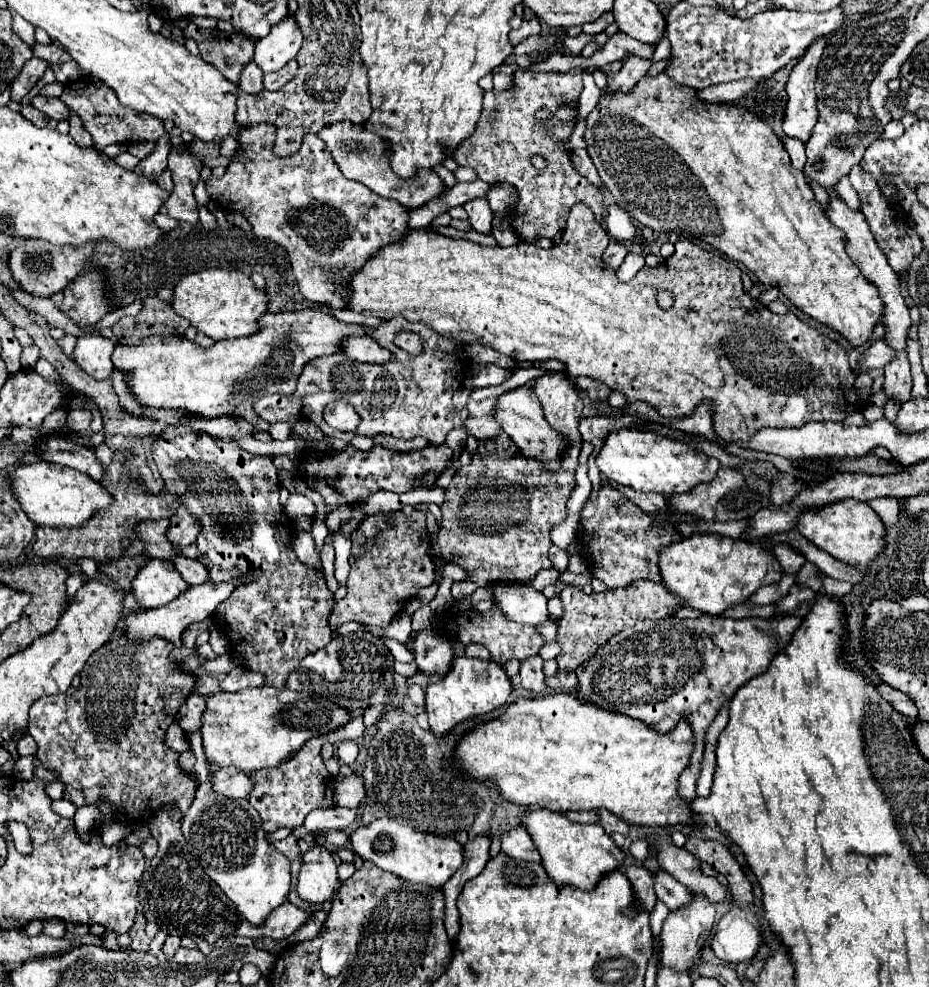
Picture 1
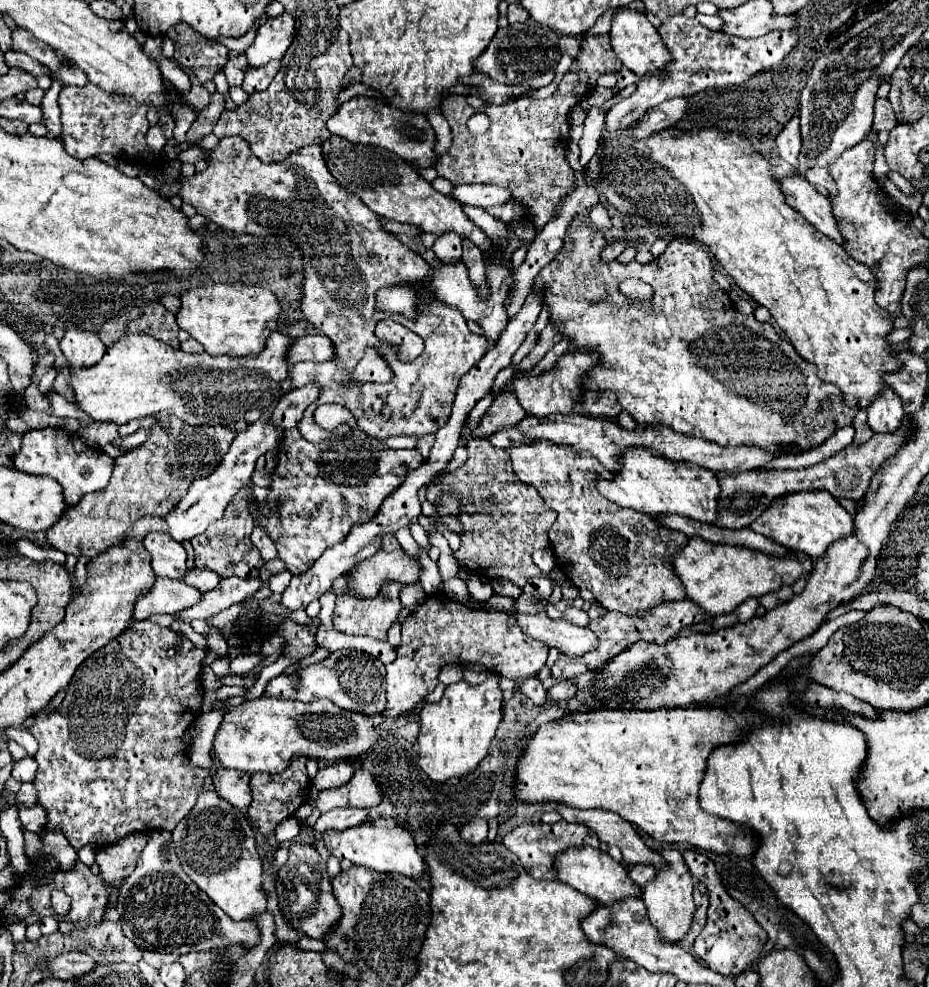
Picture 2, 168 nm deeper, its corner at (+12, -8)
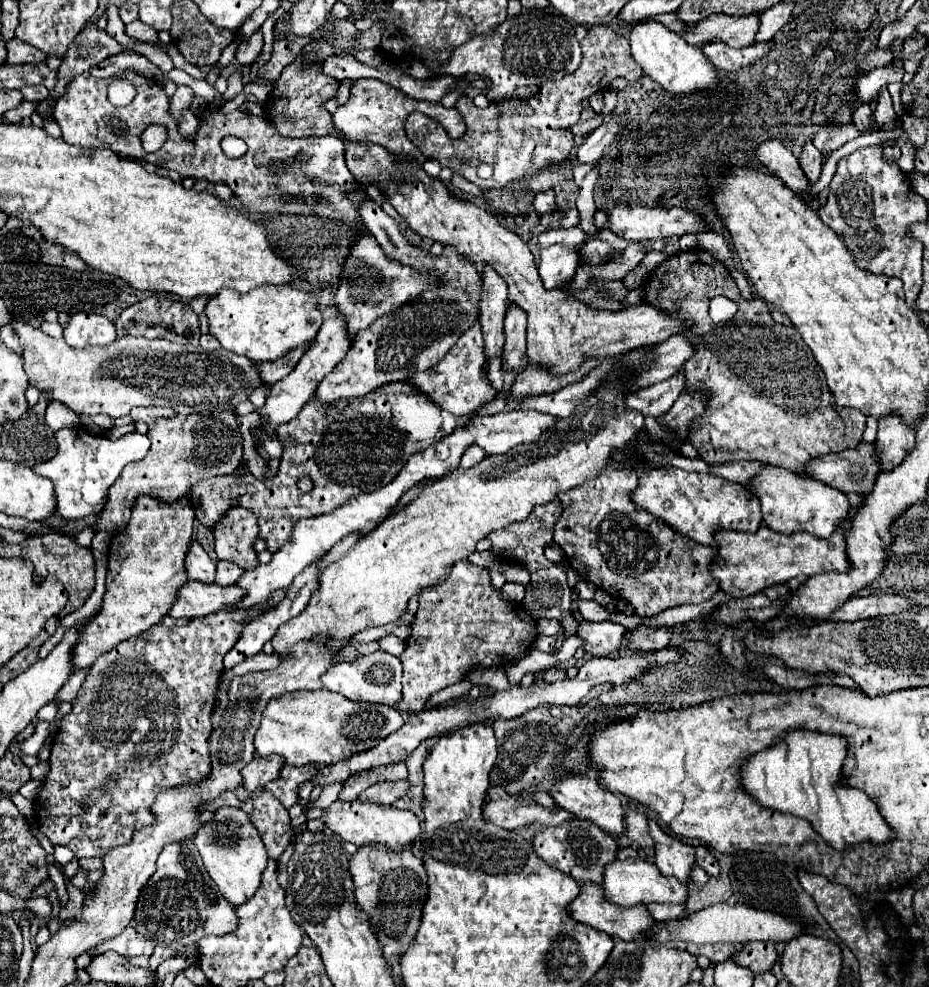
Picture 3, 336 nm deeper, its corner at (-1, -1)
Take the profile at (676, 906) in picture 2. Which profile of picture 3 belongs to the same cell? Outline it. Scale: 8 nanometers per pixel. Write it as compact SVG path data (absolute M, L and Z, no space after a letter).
M648 820L648 826L654 840L654 862L660 872L664 876L676 876L682 884L688 884L690 868L694 864L694 846L668 836L654 820Z

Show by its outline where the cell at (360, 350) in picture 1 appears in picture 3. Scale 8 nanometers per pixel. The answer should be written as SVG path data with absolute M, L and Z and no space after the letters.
M308 346L294 350L292 356L282 356L282 358L278 358L278 360L274 360L274 362L260 362L260 364L256 364L258 378L260 378L264 384L268 384L268 386L274 384L274 382L278 382L278 380L282 380L284 376L288 376L288 374L296 368L300 356L302 356L306 350L308 350Z

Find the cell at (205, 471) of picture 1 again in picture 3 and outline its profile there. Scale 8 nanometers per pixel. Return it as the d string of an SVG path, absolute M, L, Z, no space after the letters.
M230 508L214 528L213 534L216 538L214 550L220 560L236 562L244 570L258 566L256 552L252 550L252 544L258 538L258 520L250 510Z

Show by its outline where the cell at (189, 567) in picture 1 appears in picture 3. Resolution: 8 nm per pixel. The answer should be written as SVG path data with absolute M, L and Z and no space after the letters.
M218 562L218 572L216 572L216 584L220 586L232 586L242 578L242 568L238 568L234 562Z

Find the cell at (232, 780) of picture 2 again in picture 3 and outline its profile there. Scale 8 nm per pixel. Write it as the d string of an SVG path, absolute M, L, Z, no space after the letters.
M254 756L252 762L242 768L242 778L244 778L246 792L252 794L256 788L262 788L264 784L276 780L282 766L284 766L282 756L264 756L264 758Z

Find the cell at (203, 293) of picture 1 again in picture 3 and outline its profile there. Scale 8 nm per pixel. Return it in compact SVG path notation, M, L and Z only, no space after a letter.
M258 286L246 294L232 290L232 288L224 288L222 292L218 292L218 296L210 298L204 312L210 320L210 334L218 338L222 348L226 348L228 352L234 352L234 354L248 356L254 362L278 360L284 354L288 354L290 350L312 342L324 322L314 296L310 296L304 290L296 290L292 286Z

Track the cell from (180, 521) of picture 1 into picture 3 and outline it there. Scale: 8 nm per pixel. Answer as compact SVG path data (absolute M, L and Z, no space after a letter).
M338 314L336 318L324 320L316 342L304 352L304 356L300 358L298 366L280 382L276 382L270 388L270 396L266 398L266 404L258 410L258 414L264 418L264 428L266 432L274 434L274 428L292 420L294 416L298 416L300 408L304 406L306 400L310 400L314 396L316 386L322 382L322 378L326 374L330 374L334 370L334 366L344 358L344 354L350 350L350 336L346 336L346 320L342 314Z

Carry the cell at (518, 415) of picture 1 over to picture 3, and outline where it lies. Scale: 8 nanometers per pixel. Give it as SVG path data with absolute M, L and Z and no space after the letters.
M608 466L606 470L602 470L600 478L558 495L564 511L554 526L554 542L566 552L568 564L584 580L600 586L612 598L632 604L638 616L654 616L678 604L700 604L704 600L710 600L720 590L718 580L710 576L710 564L714 564L716 548L694 544L694 540L674 532L668 524L662 524L662 520L650 516L650 512L642 512L642 508L638 508L628 494L636 486L636 470Z

